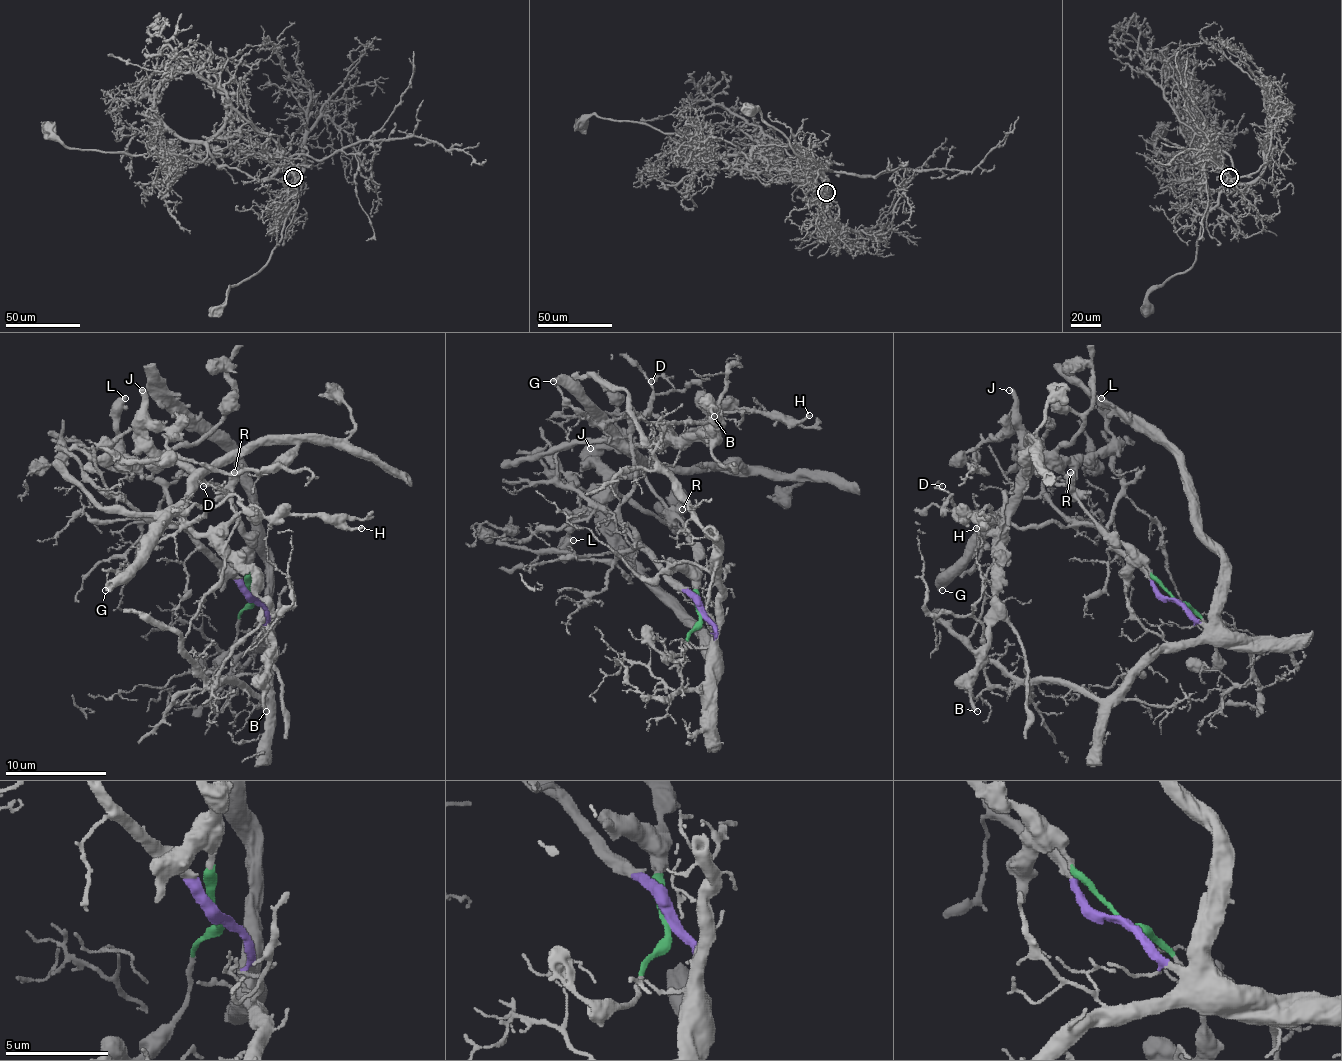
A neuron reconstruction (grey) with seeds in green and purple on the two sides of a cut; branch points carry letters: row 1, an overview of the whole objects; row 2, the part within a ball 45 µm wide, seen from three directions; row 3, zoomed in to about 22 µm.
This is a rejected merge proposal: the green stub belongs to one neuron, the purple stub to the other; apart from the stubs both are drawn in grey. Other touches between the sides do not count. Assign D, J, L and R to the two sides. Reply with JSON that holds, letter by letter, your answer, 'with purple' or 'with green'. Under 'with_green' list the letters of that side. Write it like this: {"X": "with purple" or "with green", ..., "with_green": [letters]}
{"D": "with purple", "J": "with green", "L": "with green", "R": "with green", "with_green": ["J", "L", "R"]}

